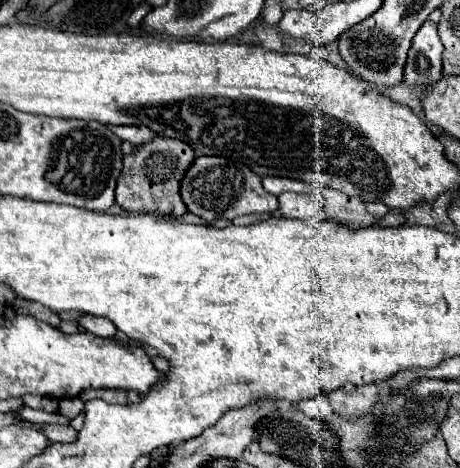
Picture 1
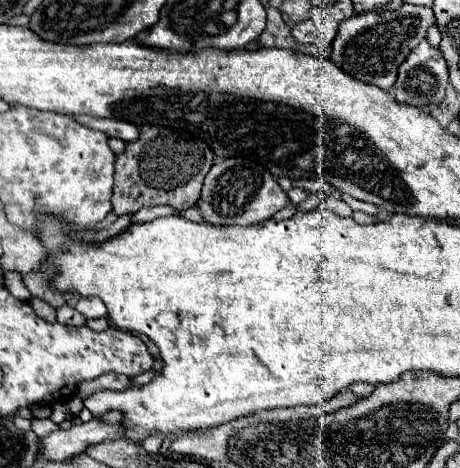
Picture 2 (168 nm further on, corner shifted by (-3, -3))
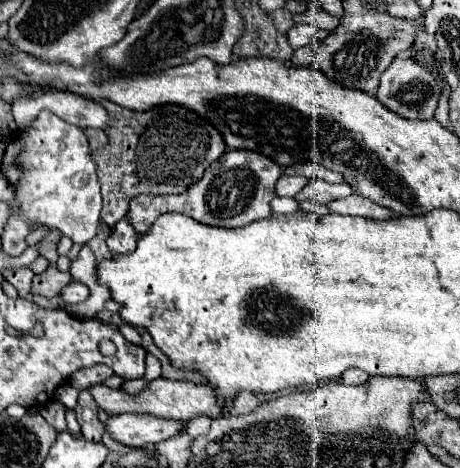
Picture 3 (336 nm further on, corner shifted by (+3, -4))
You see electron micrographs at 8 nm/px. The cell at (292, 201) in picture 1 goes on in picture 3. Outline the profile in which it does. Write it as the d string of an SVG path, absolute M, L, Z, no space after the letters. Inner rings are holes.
M281 176L277 180L275 192L277 192L277 196L291 196L291 198L295 198L305 188L305 184L307 184L307 180L303 176Z

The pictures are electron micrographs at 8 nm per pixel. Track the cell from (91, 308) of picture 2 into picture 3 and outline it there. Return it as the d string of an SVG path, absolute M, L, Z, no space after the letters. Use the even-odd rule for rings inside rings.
M71 282L69 286L63 288L61 298L65 300L65 304L81 304L89 298L89 288L85 284L79 282Z

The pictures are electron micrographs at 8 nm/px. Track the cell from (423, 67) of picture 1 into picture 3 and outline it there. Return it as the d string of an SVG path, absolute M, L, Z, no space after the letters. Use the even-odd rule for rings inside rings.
M395 58L391 62L391 66L381 74L381 84L379 84L379 90L375 96L379 98L379 102L383 106L387 106L391 112L395 112L403 118L429 120L435 114L439 92L441 92L441 88L437 84L437 80L431 76L431 72L425 66L421 66L413 58L407 58L407 60Z

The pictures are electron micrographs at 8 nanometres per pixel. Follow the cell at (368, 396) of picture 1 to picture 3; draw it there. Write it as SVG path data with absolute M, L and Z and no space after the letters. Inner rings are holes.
M345 370L343 376L341 376L341 380L345 384L351 384L351 386L357 384L359 386L359 384L365 384L369 380L369 376L365 372L361 372L361 370Z

